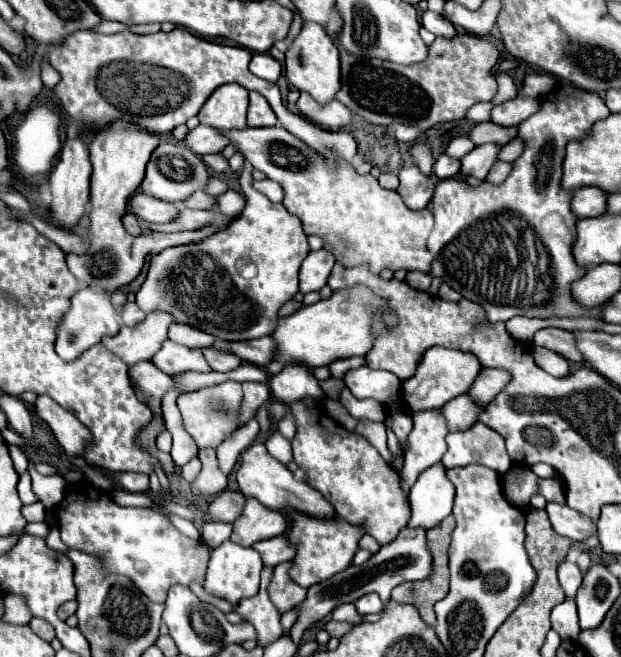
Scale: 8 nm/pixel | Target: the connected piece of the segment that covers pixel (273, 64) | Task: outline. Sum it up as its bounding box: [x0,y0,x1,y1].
[249,54,281,82]

